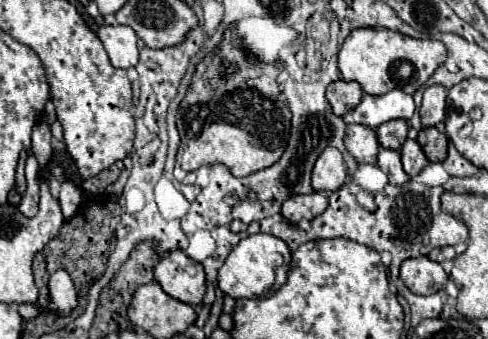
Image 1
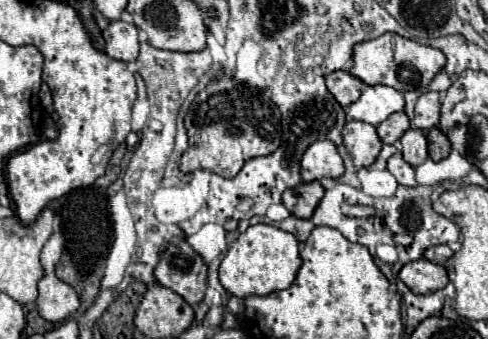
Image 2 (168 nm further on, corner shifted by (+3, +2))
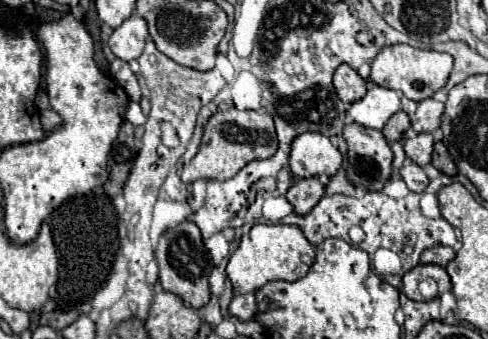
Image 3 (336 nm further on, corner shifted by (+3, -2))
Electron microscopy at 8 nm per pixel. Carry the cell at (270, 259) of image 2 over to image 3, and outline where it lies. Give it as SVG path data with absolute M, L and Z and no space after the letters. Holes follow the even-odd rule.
M255 224L249 230L249 234L241 238L239 248L231 254L227 262L227 276L231 280L233 292L249 294L249 292L257 292L271 280L285 280L285 282L299 280L303 274L307 274L313 260L315 260L313 246L307 242L307 238L297 226ZM301 256L307 256L307 264L301 262Z

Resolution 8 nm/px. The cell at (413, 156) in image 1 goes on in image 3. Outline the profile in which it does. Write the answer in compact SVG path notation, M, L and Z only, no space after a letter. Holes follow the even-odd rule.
M415 134L405 140L405 154L419 166L427 166L431 162L431 152L433 152L433 136L431 134Z

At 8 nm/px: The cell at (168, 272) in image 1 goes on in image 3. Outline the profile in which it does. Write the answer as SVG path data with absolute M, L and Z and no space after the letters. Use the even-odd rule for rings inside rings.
M181 222L179 226L165 230L159 238L157 250L155 250L157 262L159 262L159 282L163 290L173 292L181 296L181 300L191 308L201 308L209 302L209 274L213 268L211 256L203 246L201 232L193 222Z

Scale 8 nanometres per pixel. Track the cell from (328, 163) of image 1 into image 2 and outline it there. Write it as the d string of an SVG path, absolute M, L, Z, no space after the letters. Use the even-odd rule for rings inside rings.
M331 140L313 142L301 158L301 178L305 182L321 178L339 178L343 174L343 160Z

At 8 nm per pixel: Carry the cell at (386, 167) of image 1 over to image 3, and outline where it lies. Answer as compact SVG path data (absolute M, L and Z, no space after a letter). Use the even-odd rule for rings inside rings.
M405 162L401 166L401 178L403 178L403 182L407 184L407 188L411 192L423 192L429 184L429 178L425 176L423 168L417 166L415 162Z

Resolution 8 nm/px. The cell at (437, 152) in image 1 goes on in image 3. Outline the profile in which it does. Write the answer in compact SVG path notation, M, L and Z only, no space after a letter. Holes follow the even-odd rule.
M437 142L435 144L435 150L433 150L433 162L431 162L437 170L441 170L443 174L449 174L449 176L455 176L457 174L457 168L455 168L455 162L453 158L449 156L447 148L443 142Z

